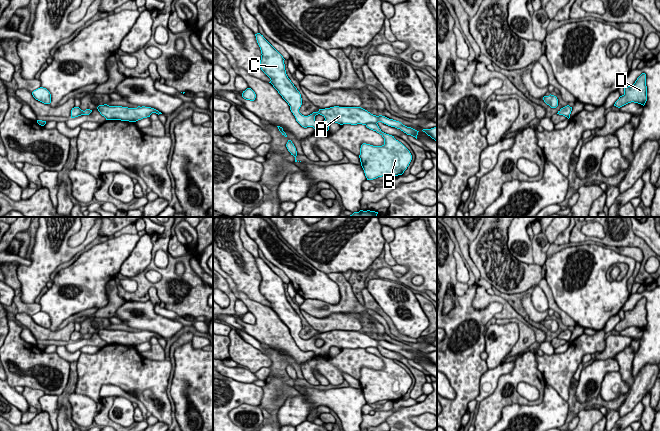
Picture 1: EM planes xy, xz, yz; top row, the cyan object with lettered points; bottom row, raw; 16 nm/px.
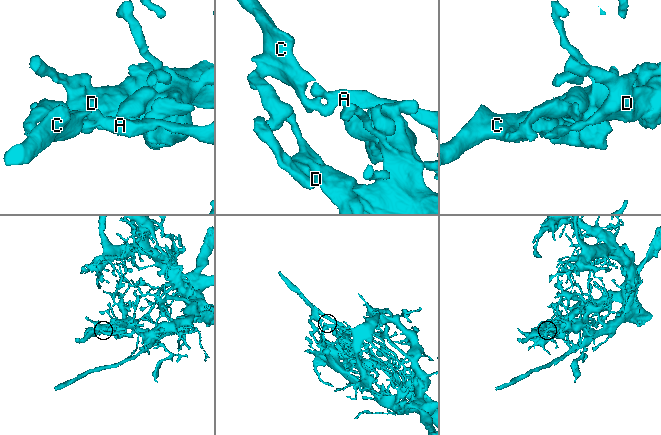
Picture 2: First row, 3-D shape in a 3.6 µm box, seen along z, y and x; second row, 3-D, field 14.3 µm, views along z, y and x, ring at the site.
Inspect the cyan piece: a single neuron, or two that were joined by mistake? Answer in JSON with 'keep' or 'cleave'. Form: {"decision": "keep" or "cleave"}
{"decision": "keep"}

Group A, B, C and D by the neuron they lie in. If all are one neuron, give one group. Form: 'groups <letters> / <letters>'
groups A B C D

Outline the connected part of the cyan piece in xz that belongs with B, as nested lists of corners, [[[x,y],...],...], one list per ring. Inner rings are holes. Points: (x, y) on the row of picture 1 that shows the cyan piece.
[[[255,34],[257,43],[261,50],[260,68],[270,78],[273,87],[290,106],[290,110],[296,121],[304,128],[313,127],[315,131],[326,132],[332,122],[357,125],[362,124],[376,131],[384,138],[382,146],[373,146],[363,143],[360,148],[360,162],[367,180],[378,177],[395,177],[402,175],[409,166],[412,155],[410,151],[394,136],[381,131],[378,122],[400,129],[407,135],[417,139],[417,130],[403,125],[401,122],[389,119],[385,116],[373,115],[361,107],[339,107],[334,106],[319,109],[308,116],[299,112],[302,105],[300,92],[288,78],[285,70],[283,56],[261,35]],[[316,115],[322,115],[325,120],[322,123],[315,121]]]

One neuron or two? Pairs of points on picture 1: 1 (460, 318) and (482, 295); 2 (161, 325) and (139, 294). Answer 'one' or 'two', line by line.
1: two
2: two

